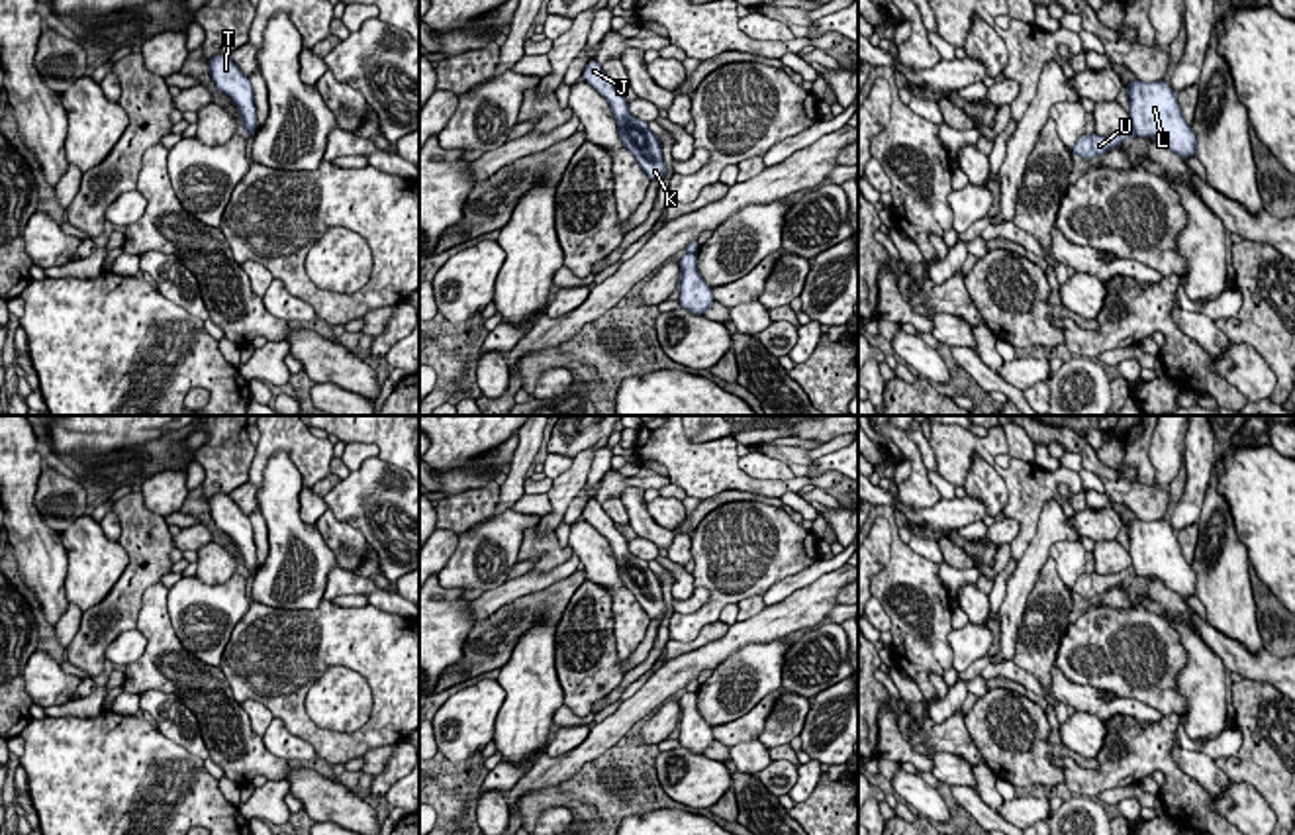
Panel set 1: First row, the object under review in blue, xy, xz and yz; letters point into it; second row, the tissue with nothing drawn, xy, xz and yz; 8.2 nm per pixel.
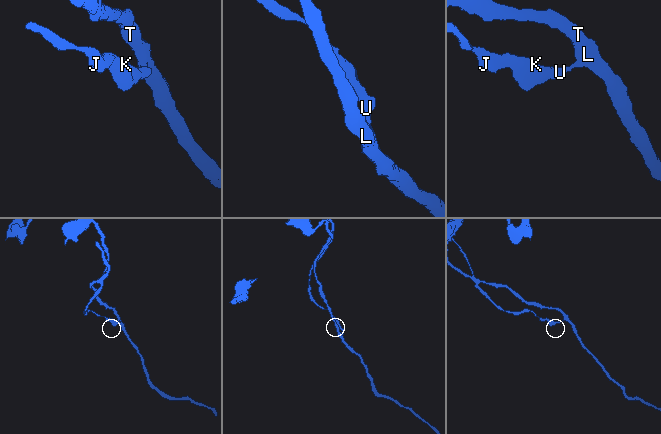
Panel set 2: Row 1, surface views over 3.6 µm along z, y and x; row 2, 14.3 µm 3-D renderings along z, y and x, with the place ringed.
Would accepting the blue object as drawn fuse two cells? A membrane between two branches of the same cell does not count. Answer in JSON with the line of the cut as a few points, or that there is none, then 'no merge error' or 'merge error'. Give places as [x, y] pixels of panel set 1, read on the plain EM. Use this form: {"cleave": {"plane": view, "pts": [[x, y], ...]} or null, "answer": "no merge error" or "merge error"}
{"cleave": {"plane": "yz", "pts": [[1131, 567], [1135, 573]]}, "answer": "merge error"}

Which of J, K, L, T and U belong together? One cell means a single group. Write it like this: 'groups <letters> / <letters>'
groups J K U / L T

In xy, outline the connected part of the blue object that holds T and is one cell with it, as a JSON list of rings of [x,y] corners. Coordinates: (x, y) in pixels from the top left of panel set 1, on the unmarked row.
[[[214,494],[208,500],[210,514],[217,529],[229,535],[241,555],[245,574],[251,574],[259,568],[257,563],[257,545],[251,519],[239,510],[229,494]]]

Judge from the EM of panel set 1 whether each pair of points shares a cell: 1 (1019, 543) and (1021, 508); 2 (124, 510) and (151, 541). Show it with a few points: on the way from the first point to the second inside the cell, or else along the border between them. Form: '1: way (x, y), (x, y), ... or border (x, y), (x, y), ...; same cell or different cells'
1: way (1025, 536), (1025, 516); same cell
2: way (132, 518), (143, 534); same cell

